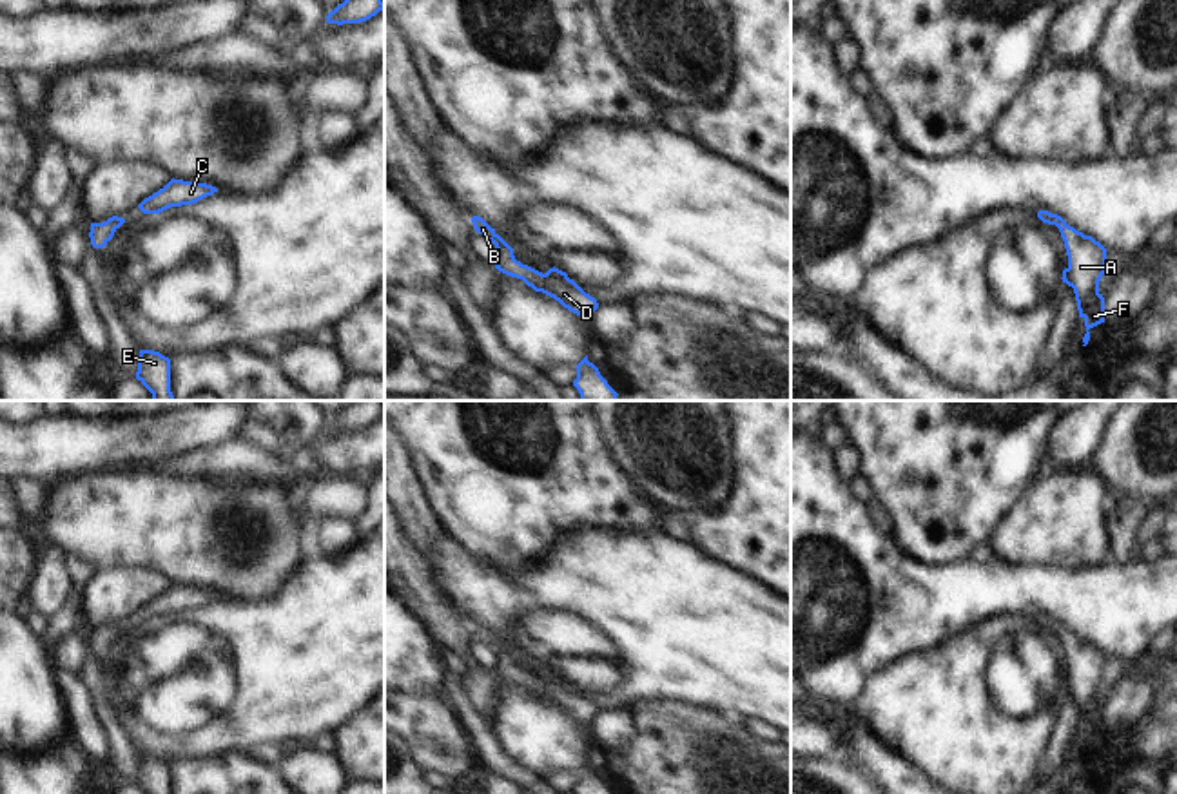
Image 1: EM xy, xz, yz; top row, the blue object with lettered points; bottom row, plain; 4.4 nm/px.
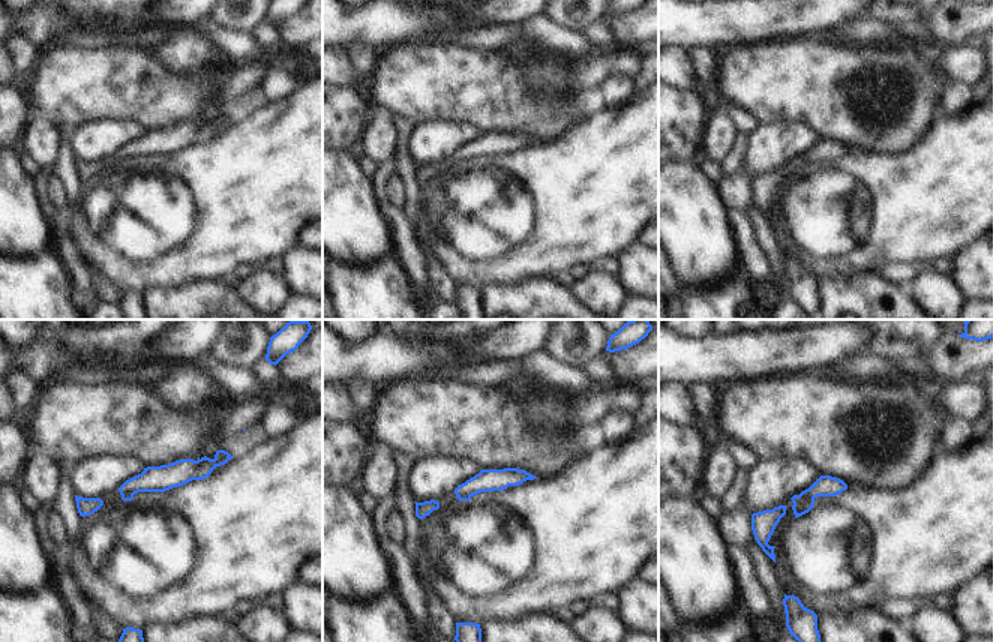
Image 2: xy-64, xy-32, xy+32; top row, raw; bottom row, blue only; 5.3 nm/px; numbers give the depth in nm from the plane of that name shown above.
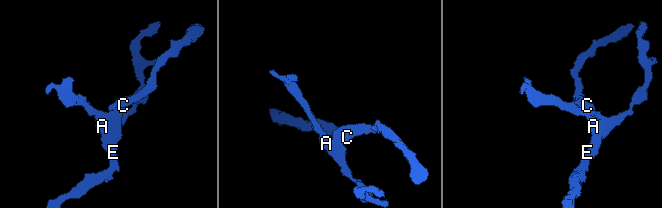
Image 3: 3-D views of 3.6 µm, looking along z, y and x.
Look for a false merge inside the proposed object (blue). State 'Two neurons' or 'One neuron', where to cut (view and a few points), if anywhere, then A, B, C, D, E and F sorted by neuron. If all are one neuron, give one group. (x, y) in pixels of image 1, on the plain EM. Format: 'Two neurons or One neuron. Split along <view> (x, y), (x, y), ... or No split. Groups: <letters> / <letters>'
One neuron. No split. Groups: A B C D E F

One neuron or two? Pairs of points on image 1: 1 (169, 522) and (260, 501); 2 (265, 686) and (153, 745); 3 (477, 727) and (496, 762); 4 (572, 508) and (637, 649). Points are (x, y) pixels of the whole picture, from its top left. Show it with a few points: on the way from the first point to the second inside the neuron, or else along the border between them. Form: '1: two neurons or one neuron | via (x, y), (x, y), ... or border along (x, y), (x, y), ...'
1: one neuron | via (191, 522), (200, 522), (214, 508), (238, 501)
2: one neuron | via (238, 715), (213, 740), (182, 745)
3: one neuron | via (481, 736), (488, 753)
4: two neurons | border along (626, 530), (579, 530), (564, 533), (548, 555)

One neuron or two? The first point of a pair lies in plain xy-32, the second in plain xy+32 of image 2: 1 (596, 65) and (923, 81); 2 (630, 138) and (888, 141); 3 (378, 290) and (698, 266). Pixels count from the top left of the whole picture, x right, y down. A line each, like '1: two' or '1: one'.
1: two
2: two
3: two

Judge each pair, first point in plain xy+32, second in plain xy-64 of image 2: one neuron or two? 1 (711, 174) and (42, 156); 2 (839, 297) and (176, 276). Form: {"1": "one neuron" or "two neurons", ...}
{"1": "two neurons", "2": "two neurons"}

